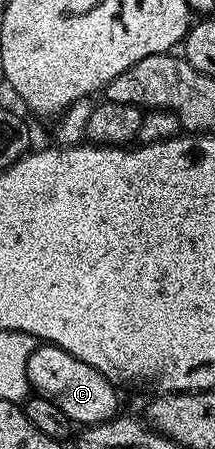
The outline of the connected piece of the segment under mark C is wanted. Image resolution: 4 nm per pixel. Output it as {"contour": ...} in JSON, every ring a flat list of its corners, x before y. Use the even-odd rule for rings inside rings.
{"contour":[[36,344,33,355,29,355,27,383,38,396,57,403,57,407,61,407,61,411,65,411,65,415,79,427,111,421,120,412,120,390,105,379,101,371,89,367,89,363,81,363,81,359,56,345]]}

